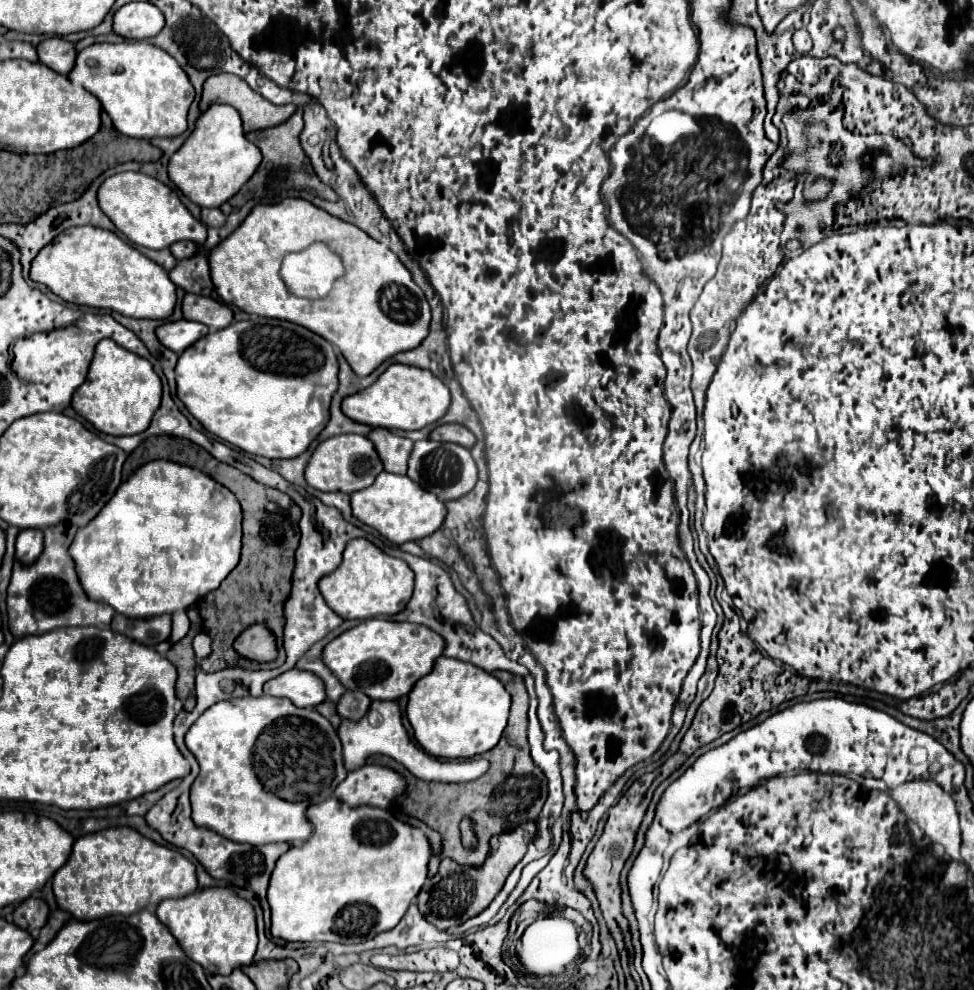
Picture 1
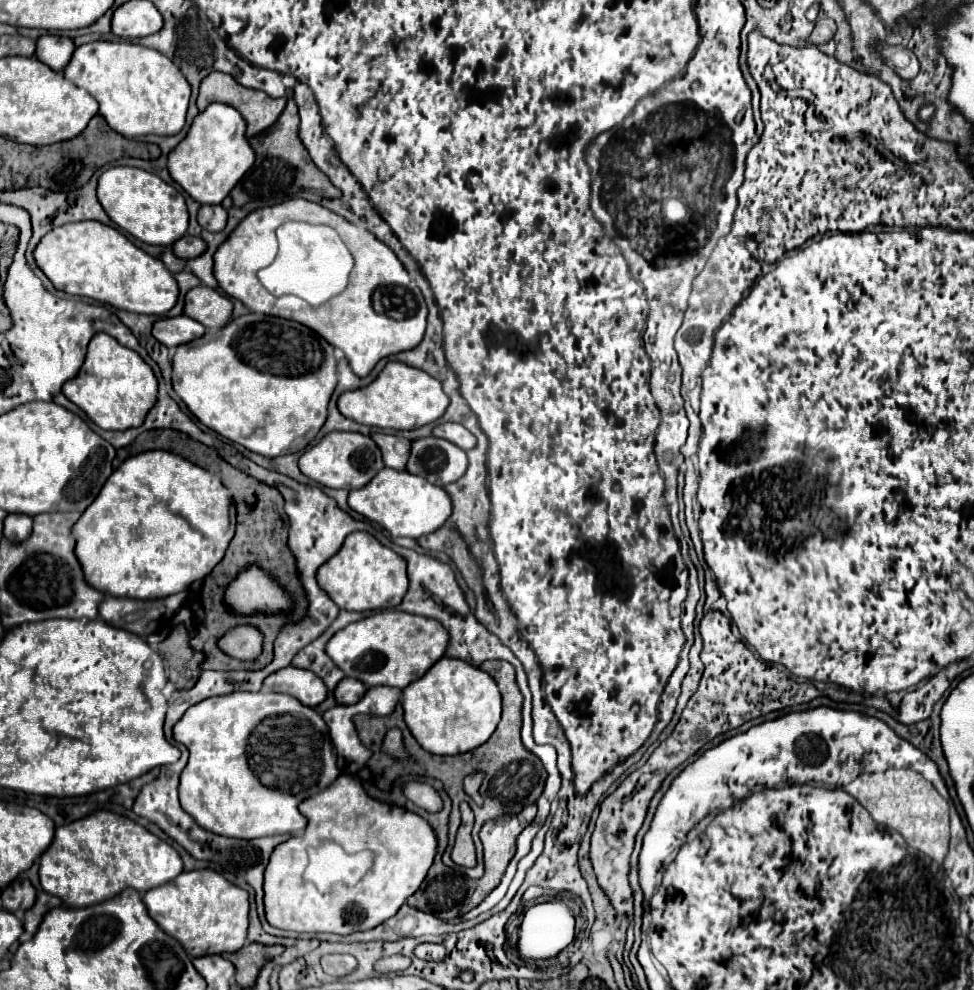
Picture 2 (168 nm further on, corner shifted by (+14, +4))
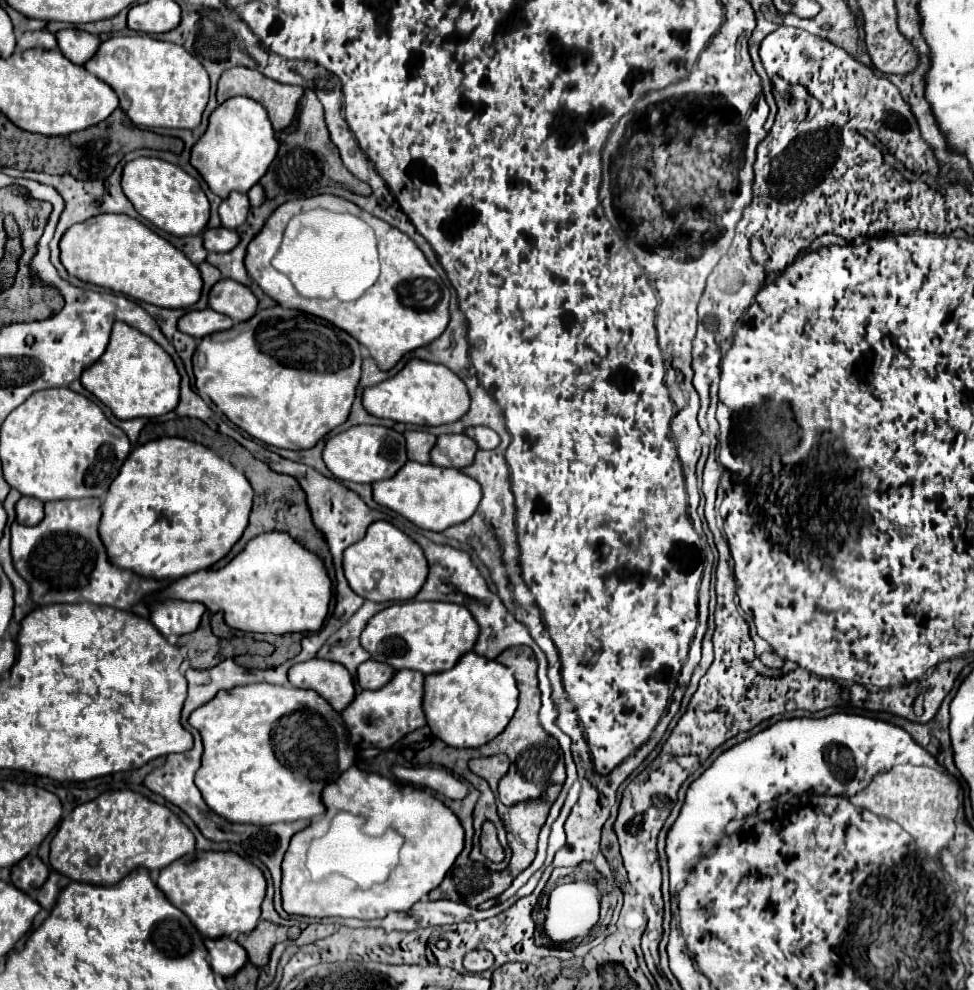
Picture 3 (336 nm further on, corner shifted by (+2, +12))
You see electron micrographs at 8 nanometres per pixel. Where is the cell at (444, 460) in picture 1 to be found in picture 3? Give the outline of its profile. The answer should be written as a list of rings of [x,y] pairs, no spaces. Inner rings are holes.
[[[441,434],[431,450],[433,466],[449,466],[449,468],[465,468],[473,464],[477,452],[477,442],[465,434]]]

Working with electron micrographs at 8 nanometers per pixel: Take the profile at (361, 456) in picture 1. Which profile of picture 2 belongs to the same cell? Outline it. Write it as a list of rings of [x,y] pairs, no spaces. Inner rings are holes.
[[[329,432],[321,442],[311,446],[299,458],[301,472],[327,488],[343,488],[355,490],[363,488],[373,476],[383,468],[381,464],[381,450],[373,442],[371,436],[363,436],[357,432]]]

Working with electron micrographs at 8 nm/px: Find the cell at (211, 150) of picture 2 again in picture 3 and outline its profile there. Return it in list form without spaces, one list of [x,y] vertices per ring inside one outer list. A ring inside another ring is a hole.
[[[235,96],[211,112],[205,134],[191,148],[191,166],[203,176],[213,194],[227,198],[229,192],[247,192],[257,184],[273,162],[277,148],[279,144],[265,108],[253,98]]]

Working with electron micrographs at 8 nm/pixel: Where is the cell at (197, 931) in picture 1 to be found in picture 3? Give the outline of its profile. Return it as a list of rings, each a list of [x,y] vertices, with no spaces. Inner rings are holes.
[[[191,852],[179,858],[177,862],[169,864],[169,868],[161,870],[157,888],[163,890],[163,894],[171,904],[177,904],[177,908],[189,916],[189,920],[199,928],[199,932],[205,938],[217,940],[219,936],[231,936],[235,932],[237,934],[253,932],[261,916],[261,902],[265,898],[265,876],[257,866],[249,864],[247,860],[243,860],[233,852]]]

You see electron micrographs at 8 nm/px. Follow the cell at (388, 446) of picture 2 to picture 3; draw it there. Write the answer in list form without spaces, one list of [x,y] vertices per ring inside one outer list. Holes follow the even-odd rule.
[[[407,430],[403,432],[403,436],[407,442],[409,460],[429,464],[429,452],[435,446],[435,436],[429,432],[419,432],[419,430]]]

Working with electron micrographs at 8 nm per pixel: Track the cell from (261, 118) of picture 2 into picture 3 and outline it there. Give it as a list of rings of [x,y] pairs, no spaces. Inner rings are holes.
[[[235,66],[229,68],[229,72],[221,74],[221,80],[217,84],[217,102],[225,102],[233,96],[249,96],[253,100],[257,100],[259,104],[265,106],[269,120],[273,124],[273,130],[283,130],[291,124],[295,110],[297,110],[297,100],[303,96],[303,88],[301,86],[287,86],[287,84],[279,84],[267,76],[263,76],[261,72],[243,68],[243,66]]]

